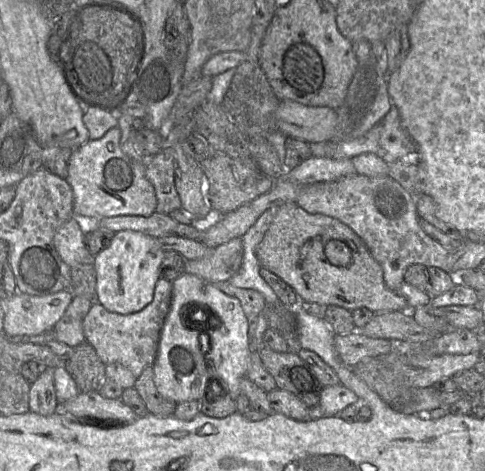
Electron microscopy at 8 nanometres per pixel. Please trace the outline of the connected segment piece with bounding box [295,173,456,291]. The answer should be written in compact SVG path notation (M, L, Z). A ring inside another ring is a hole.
M354 174L336 181L316 182L304 187L295 203L309 213L336 218L350 227L367 245L383 269L388 288L398 291L405 283L407 268L421 264L438 267L456 278L452 271L450 251L445 249L422 229L416 207L416 197L391 177L369 177Z

